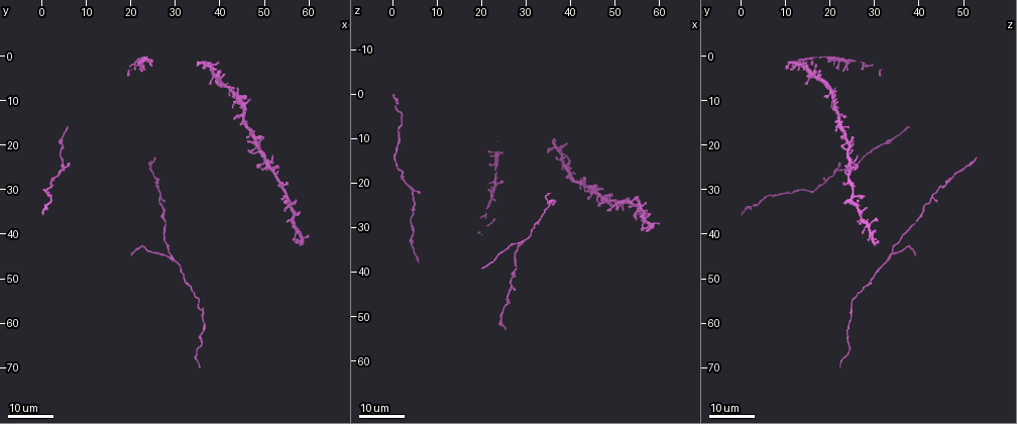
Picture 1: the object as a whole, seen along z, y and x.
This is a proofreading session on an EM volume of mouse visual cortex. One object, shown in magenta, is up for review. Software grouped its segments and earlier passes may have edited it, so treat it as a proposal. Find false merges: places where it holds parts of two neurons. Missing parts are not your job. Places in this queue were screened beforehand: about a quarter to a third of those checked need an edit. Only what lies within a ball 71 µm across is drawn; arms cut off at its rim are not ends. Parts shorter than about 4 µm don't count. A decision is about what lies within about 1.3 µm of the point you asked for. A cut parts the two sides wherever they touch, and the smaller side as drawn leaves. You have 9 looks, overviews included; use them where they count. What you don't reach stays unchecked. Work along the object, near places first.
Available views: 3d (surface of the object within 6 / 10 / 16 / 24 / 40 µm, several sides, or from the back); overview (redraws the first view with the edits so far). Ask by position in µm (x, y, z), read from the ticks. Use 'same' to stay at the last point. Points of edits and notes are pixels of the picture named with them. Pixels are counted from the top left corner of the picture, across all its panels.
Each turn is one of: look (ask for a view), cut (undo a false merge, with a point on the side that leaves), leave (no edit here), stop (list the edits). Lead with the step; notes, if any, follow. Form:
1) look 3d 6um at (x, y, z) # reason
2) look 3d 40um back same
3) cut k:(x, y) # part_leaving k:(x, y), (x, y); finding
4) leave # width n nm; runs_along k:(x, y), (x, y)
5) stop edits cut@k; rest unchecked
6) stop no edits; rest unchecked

look 3d 16um at (57.0, 40.0, 28.5) # four or more arms meet

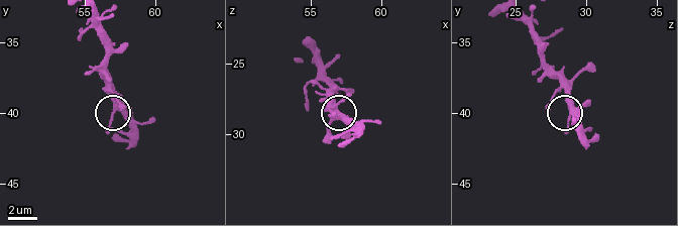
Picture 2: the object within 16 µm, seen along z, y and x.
look 3d 10um at (57.4, 39.6, 29.2)

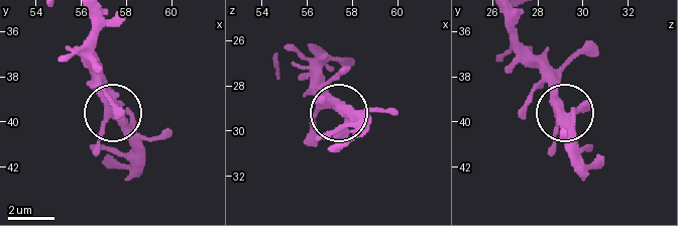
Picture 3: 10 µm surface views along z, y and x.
leave # width 370 nm; runs_along 3:(92, 19), (98, 94), (144, 155); one neuron here

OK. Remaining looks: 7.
look 3d 24um at (36.0, 57.5, 24.5) # arms run side by side

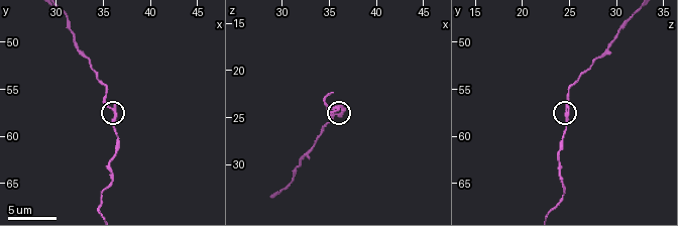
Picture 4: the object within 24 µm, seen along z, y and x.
look 3d 6um at (36.0, 57.8, 24.6)

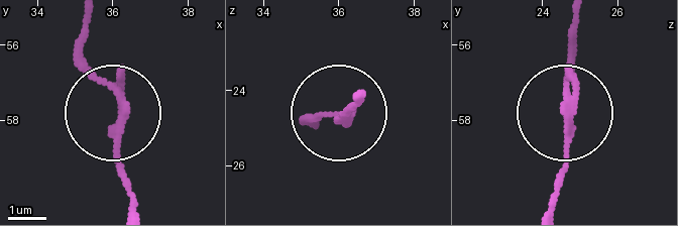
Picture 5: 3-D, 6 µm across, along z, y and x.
look 3d 6um back at (36.25, 57.95, 24.65)

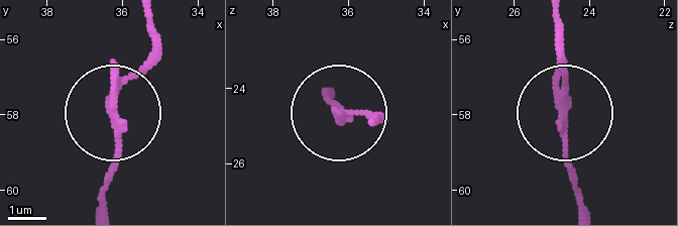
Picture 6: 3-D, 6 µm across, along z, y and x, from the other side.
leave # continuous, no second neuron

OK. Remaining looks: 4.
look 3d 24um at (28.5, 44.5, 33.5) # arms part here

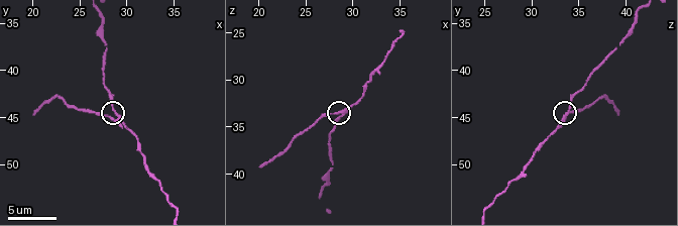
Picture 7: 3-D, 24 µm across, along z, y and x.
look 3d 6um at (28.4, 45.0, 33.6)

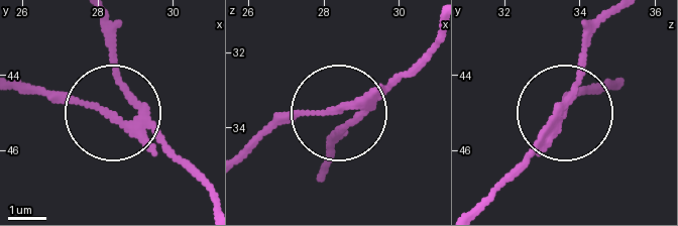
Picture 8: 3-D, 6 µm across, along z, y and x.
cut 8:(87, 107) # part_leaving 8:(139, 119), (16, 91); two neurons meet here

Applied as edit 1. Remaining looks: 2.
stop edits cut@8; rest unchecked

